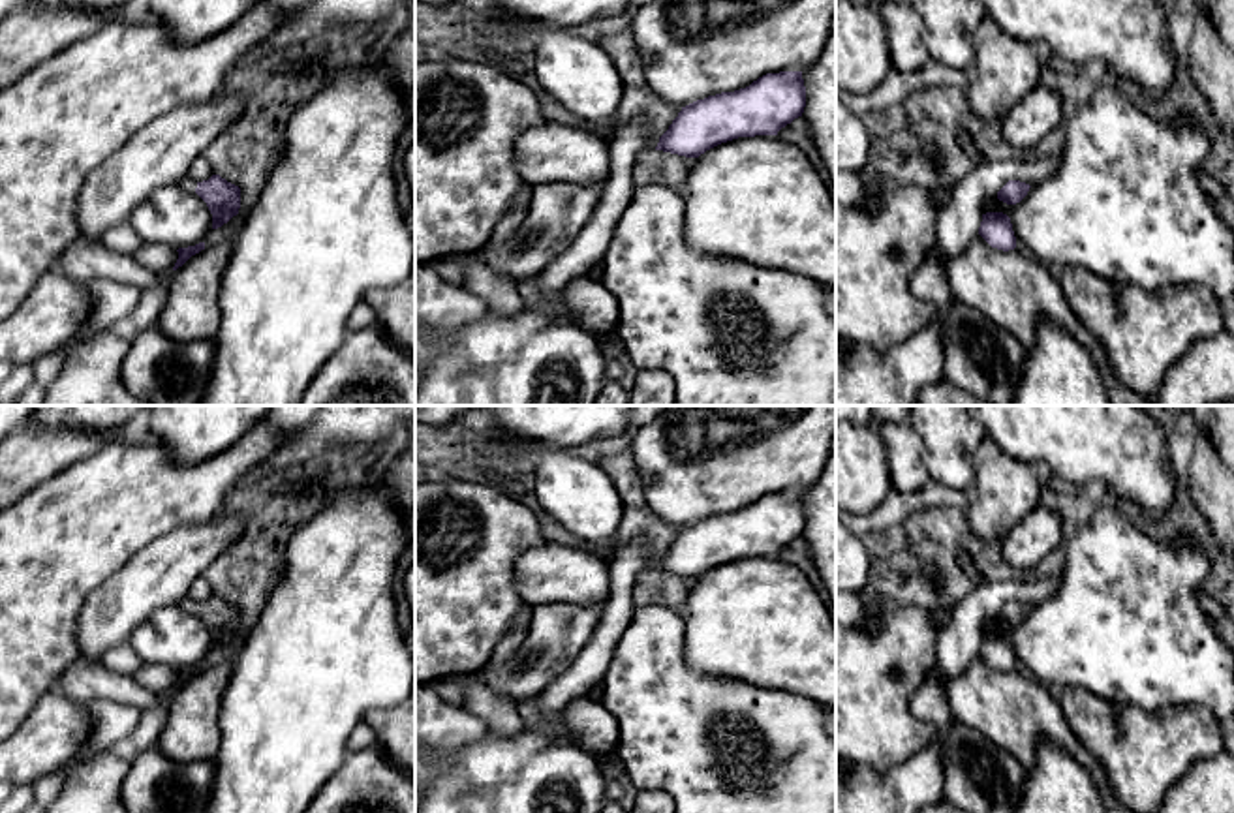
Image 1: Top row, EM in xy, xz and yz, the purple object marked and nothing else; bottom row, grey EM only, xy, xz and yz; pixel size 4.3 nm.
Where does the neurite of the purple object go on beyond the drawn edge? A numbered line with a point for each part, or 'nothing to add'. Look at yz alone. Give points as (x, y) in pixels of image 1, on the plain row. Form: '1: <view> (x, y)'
nothing to add

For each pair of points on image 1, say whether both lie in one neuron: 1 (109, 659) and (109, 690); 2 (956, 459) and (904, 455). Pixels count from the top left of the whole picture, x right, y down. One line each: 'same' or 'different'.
1: different
2: same

